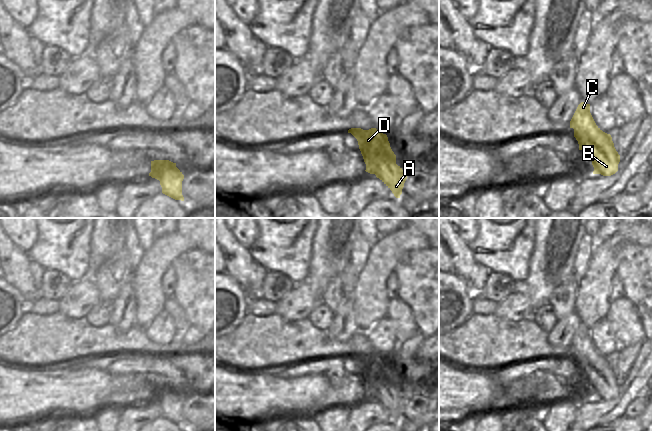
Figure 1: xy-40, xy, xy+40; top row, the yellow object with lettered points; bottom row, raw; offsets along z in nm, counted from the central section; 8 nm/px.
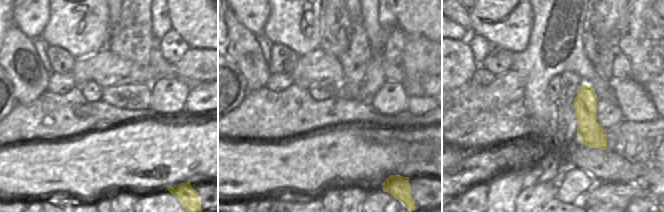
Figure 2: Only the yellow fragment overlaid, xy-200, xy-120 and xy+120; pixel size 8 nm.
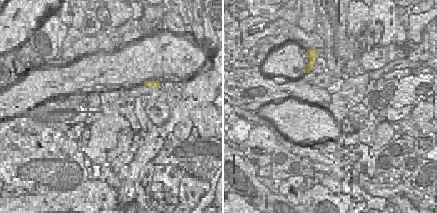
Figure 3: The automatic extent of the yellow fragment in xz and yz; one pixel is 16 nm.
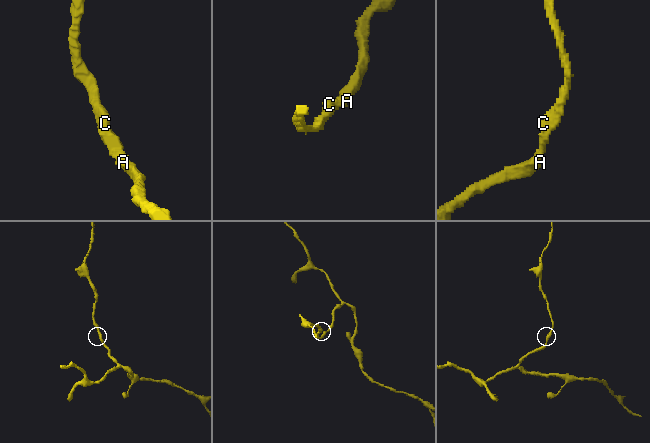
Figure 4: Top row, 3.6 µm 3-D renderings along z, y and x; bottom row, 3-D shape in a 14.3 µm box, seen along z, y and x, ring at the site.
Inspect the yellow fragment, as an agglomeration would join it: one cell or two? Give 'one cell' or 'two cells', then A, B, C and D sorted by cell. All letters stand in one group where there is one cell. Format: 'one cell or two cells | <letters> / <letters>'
one cell | A B C D

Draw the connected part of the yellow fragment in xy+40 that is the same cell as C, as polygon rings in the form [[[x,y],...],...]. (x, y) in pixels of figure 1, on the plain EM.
[[[581,326],[571,345],[574,361],[578,365],[579,374],[584,374],[591,382],[593,398],[611,400],[618,395],[620,379],[614,371],[610,358],[603,356],[595,347],[590,328]]]

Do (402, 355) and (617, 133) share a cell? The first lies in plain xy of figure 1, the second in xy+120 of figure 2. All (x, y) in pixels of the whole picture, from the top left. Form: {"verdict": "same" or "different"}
{"verdict": "different"}

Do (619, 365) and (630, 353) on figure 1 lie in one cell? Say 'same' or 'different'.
same

